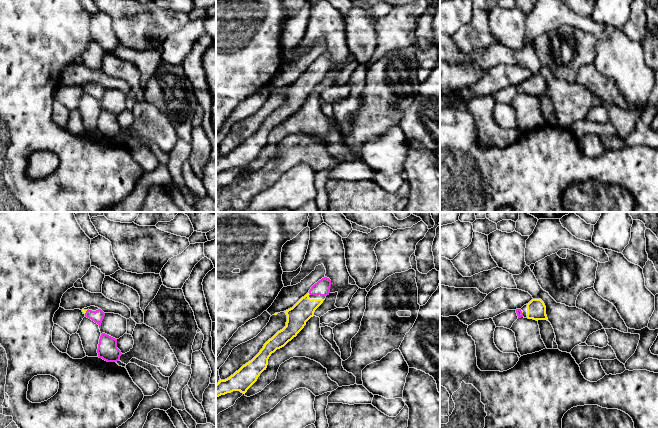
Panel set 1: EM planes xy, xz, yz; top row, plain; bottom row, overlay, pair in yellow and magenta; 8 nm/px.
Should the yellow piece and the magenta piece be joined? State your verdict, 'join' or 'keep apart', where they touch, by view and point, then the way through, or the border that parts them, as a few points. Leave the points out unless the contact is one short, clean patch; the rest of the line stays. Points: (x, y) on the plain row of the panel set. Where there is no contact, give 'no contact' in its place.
join; meets yellow in xy at (85, 88); runs through xy (84, 87), (85, 88), (97, 92)

